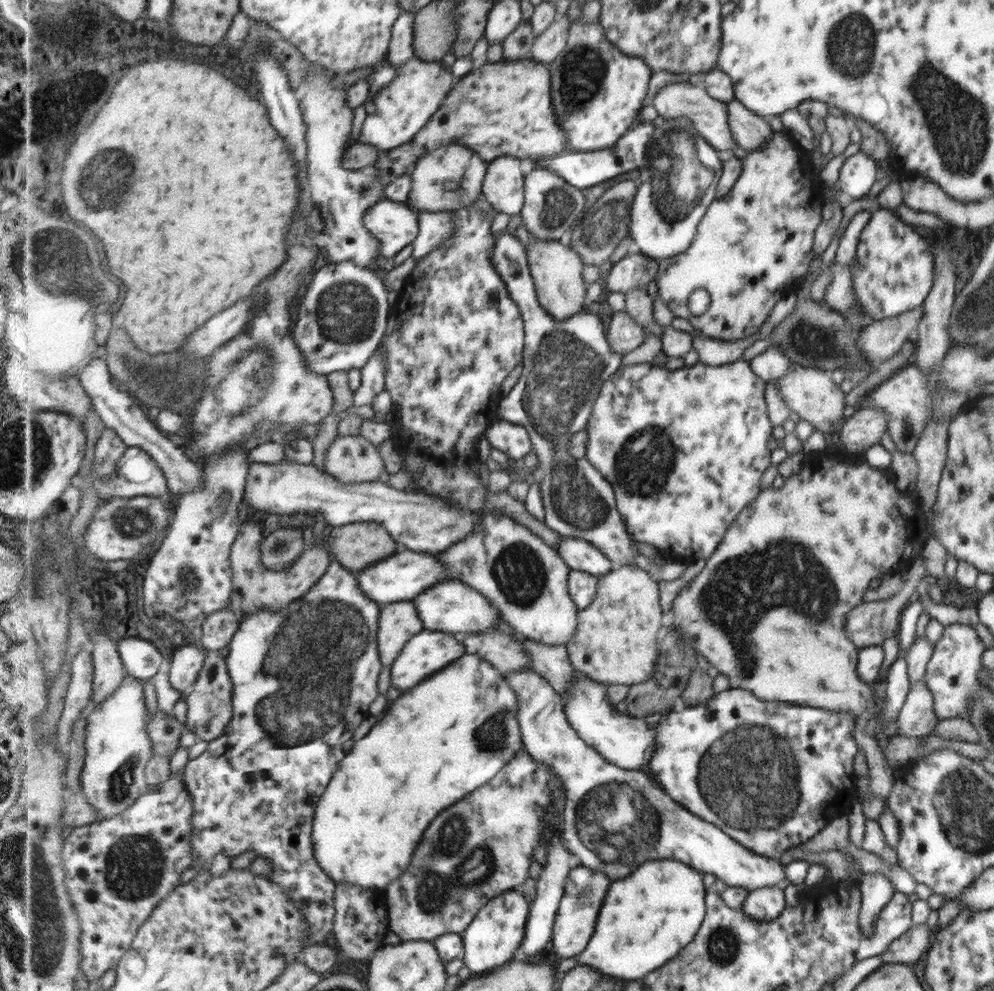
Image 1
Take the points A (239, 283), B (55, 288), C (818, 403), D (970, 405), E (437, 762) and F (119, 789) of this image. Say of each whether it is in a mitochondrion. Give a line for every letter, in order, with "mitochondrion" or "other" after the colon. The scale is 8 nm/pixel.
A: other
B: mitochondrion
C: other
D: other
E: other
F: mitochondrion

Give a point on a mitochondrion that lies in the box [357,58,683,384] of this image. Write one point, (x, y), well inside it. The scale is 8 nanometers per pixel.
(596, 235)

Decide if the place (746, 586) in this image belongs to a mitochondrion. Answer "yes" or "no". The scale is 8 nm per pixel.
yes

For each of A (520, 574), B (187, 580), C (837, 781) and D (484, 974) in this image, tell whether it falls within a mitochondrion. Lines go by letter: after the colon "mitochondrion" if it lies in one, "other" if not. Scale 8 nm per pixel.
A: mitochondrion
B: mitochondrion
C: other
D: other

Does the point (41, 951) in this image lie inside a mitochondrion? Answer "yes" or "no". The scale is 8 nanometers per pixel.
yes

